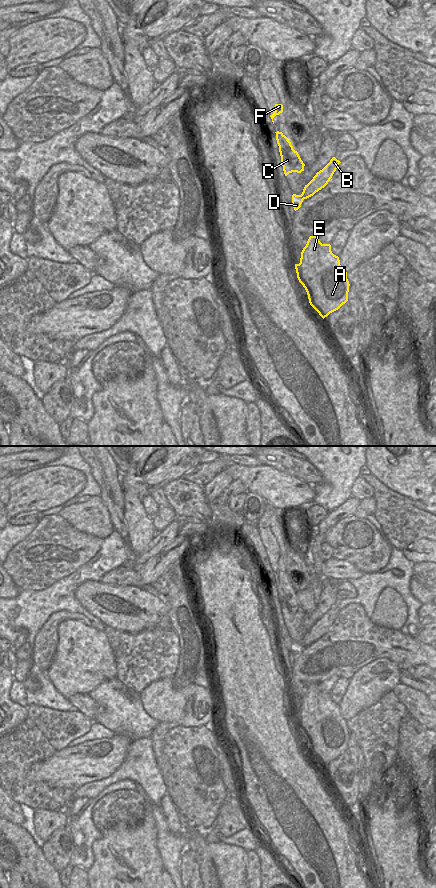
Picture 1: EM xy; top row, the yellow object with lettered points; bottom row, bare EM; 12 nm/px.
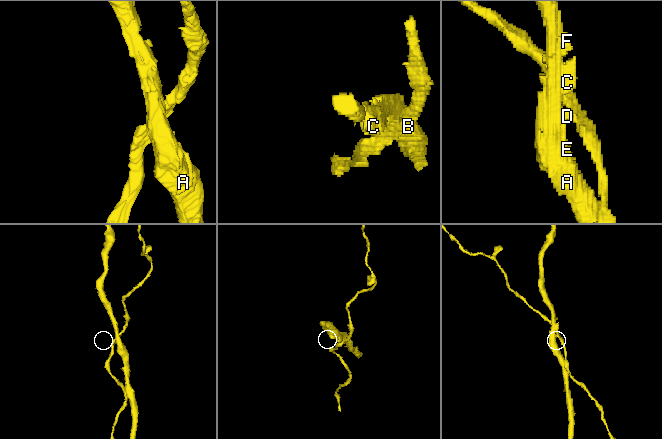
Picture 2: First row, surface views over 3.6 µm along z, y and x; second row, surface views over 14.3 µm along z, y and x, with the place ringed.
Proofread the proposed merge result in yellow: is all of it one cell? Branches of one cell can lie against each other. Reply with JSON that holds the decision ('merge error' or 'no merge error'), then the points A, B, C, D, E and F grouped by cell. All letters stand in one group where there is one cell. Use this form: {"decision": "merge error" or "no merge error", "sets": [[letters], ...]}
{"decision": "merge error", "sets": [["A", "C", "D", "E", "F"], ["B"]]}

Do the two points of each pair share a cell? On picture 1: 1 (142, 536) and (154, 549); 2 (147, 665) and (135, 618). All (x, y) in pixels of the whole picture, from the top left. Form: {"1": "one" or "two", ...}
{"1": "two", "2": "two"}

